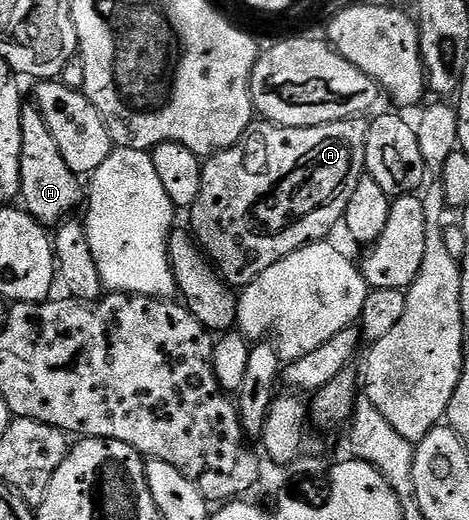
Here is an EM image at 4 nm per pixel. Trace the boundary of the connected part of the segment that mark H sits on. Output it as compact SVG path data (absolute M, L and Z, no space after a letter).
M28 101L21 106L20 128L22 129L22 153L20 154L19 198L24 199L23 210L33 215L39 223L59 225L75 212L72 210L79 203L81 206L81 176L75 175L70 165L66 165L66 157L62 157L58 144L46 126L46 119L36 108L35 102Z

